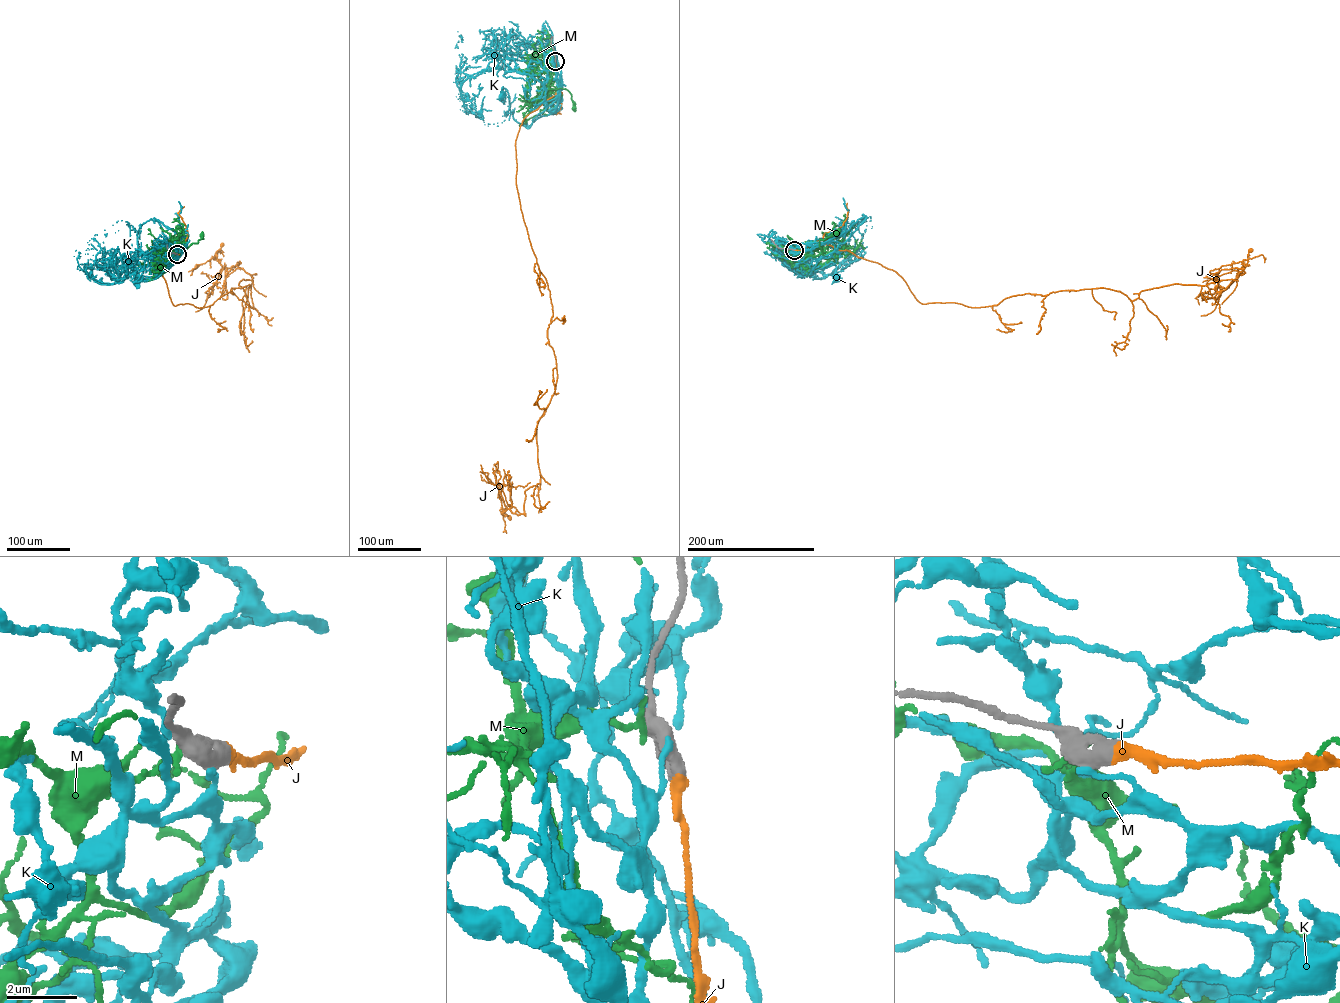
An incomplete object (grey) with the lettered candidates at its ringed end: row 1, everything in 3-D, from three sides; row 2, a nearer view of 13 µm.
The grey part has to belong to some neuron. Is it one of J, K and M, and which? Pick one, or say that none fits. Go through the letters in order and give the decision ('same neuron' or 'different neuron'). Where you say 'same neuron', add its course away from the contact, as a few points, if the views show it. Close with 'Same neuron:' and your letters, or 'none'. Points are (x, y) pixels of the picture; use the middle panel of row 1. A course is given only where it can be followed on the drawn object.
J: same neuron; it runs (555, 61), (559, 94), (515, 145), (557, 380), (537, 426), (539, 489), (509, 517)
K: different neuron
M: different neuron
Same neuron: J

